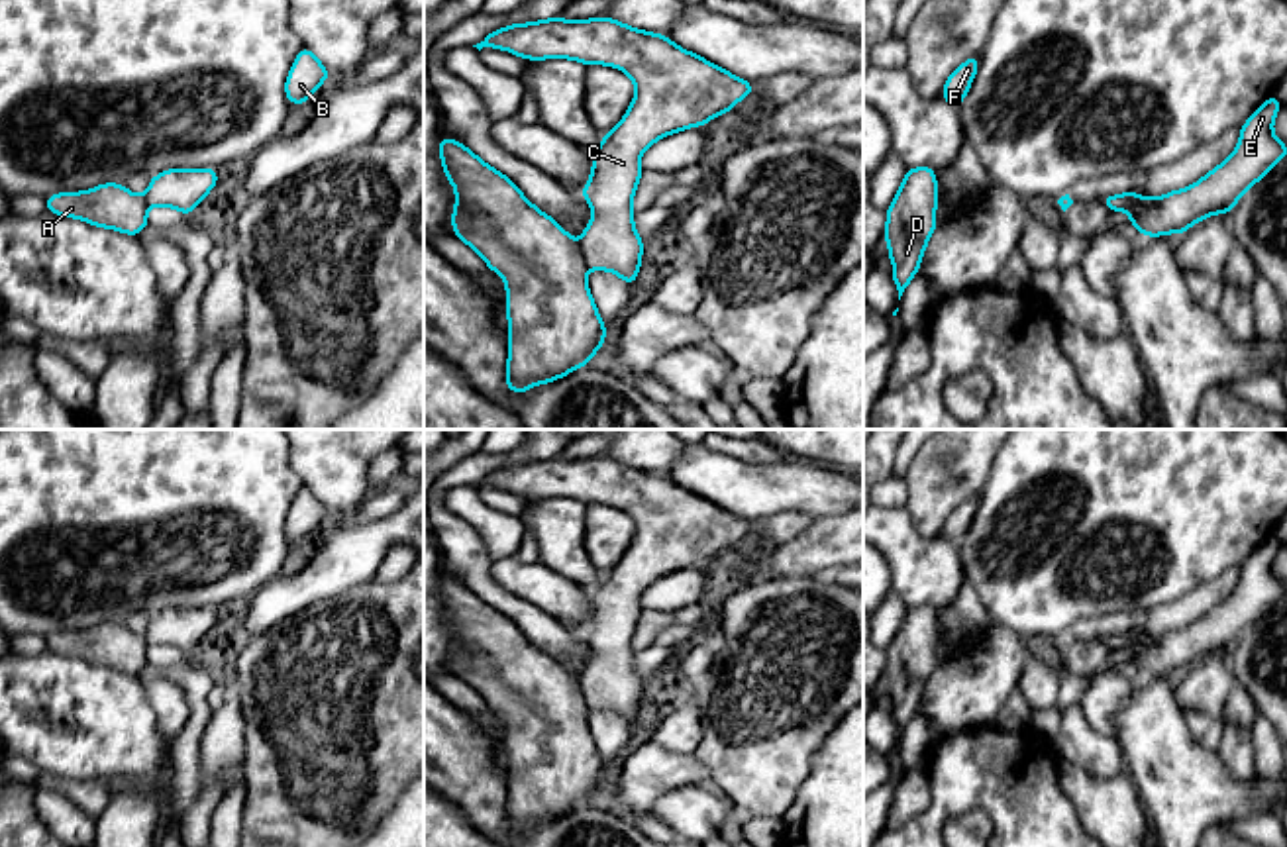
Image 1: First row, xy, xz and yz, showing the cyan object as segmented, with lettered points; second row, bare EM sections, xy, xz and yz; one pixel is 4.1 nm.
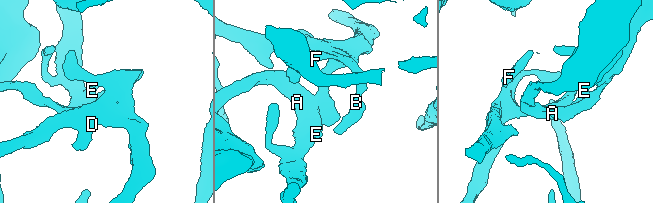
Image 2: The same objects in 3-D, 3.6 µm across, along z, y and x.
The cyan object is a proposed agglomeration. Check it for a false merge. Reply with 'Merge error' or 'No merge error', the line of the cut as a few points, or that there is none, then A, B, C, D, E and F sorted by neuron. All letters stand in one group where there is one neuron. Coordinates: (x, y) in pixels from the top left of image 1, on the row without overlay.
No merge error. No split. Groups: A B C D E F

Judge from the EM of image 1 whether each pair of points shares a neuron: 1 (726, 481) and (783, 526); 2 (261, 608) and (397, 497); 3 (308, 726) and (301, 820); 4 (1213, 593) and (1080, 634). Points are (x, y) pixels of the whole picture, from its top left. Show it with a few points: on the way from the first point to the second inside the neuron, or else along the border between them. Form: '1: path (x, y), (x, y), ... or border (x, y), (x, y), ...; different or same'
1: border (811, 516), (799, 510), (781, 510), (756, 526); different
2: border (403, 502), (387, 516), (350, 524); different
3: path (308, 749), (308, 797); same
4: path (1180, 614), (1156, 622), (1113, 622); same

